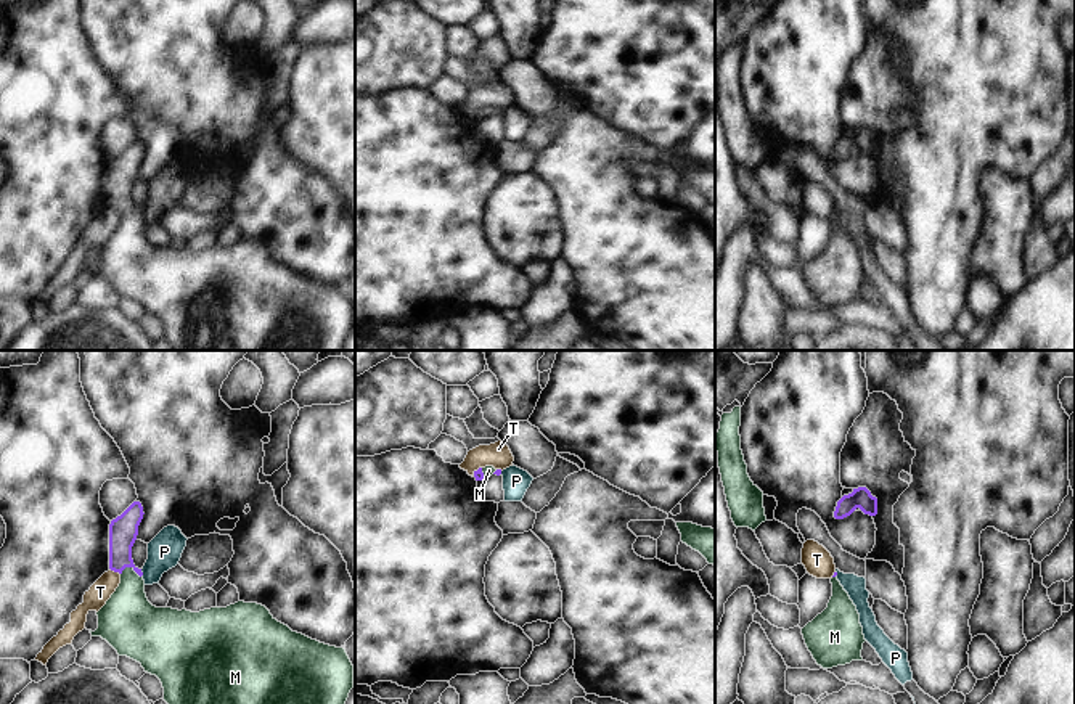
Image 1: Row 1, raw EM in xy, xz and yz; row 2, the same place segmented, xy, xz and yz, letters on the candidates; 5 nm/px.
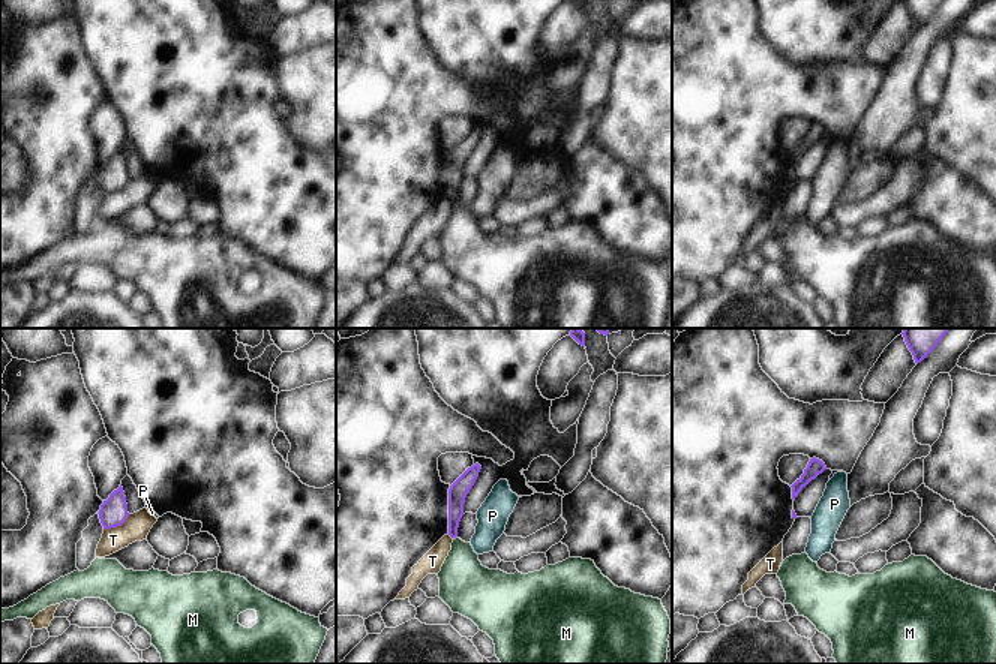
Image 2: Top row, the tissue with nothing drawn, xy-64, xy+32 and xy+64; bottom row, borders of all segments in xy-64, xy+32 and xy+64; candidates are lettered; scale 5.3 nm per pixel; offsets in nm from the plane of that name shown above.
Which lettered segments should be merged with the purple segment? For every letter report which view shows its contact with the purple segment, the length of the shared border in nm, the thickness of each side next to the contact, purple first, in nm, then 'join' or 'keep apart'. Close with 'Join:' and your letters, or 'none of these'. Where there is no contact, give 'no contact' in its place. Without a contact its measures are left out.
M: meets purple in xy; contact 110 nm long; 140 nm thick on the purple side, 260 nm on the other; join
P: meets purple in xy; contact 40 nm long; 140 nm thick on the purple side, 170 nm on the other; keep apart
T: meets purple in xy; contact 70 nm long; 140 nm thick on the purple side, 110 nm on the other; keep apart
Join: M

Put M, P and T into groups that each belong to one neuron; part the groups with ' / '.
M / P / T

